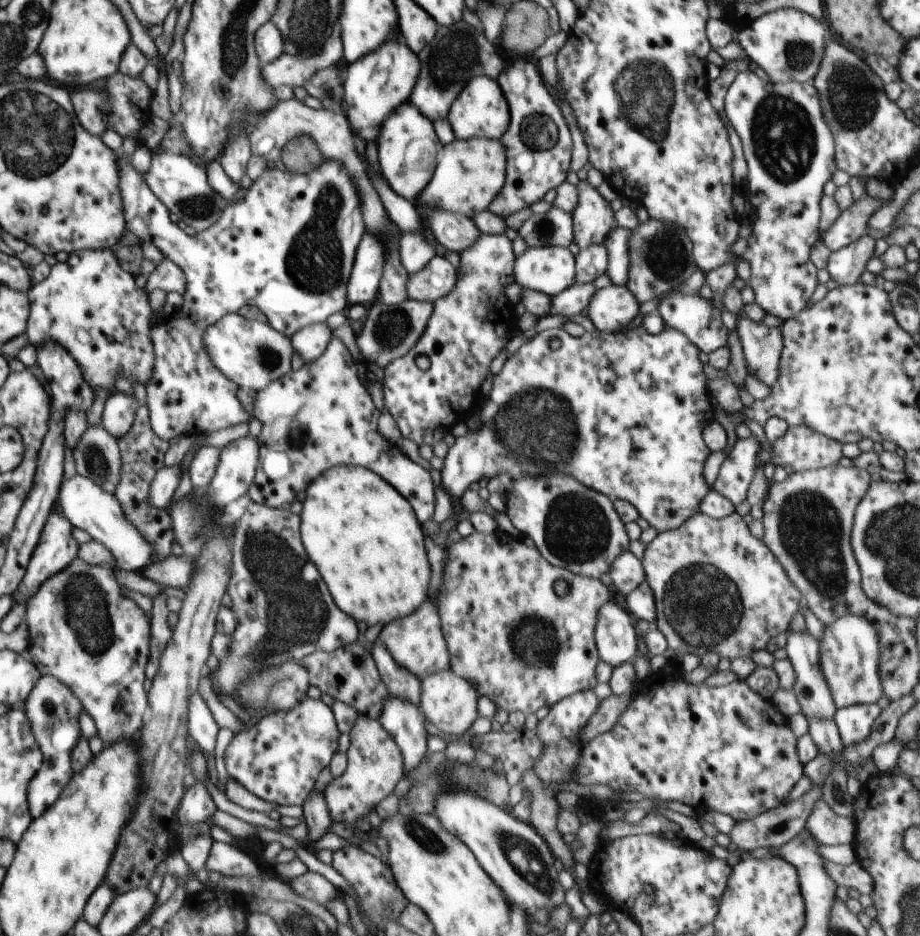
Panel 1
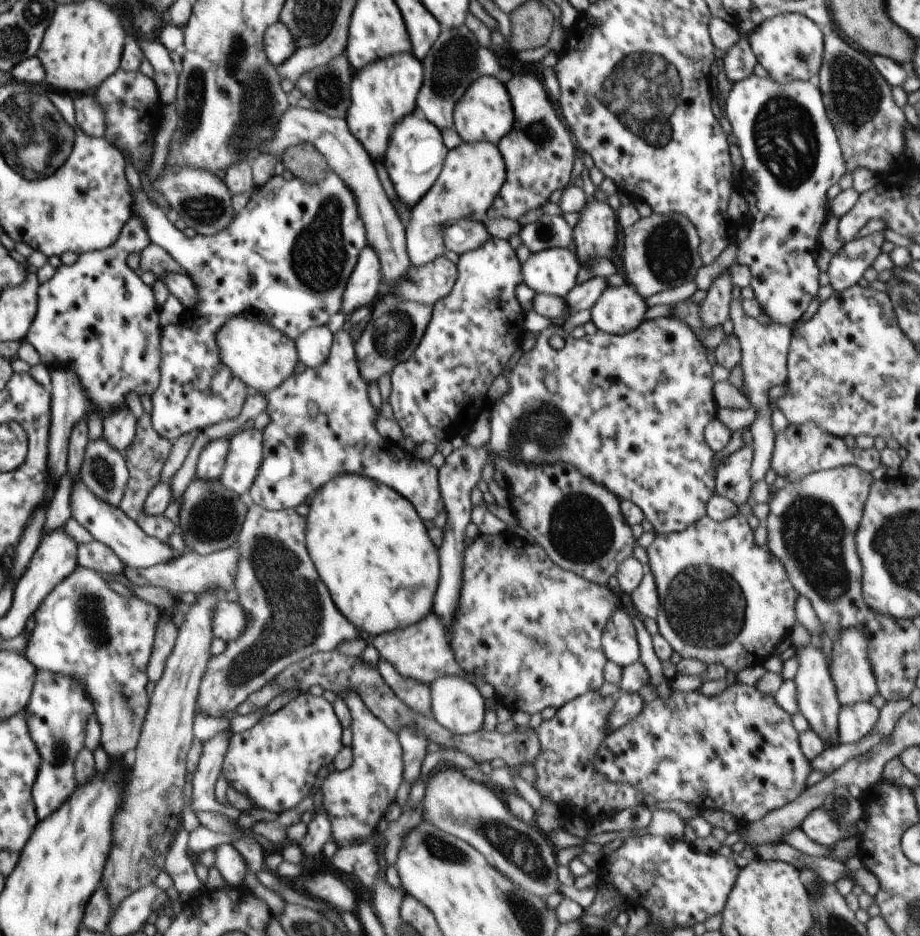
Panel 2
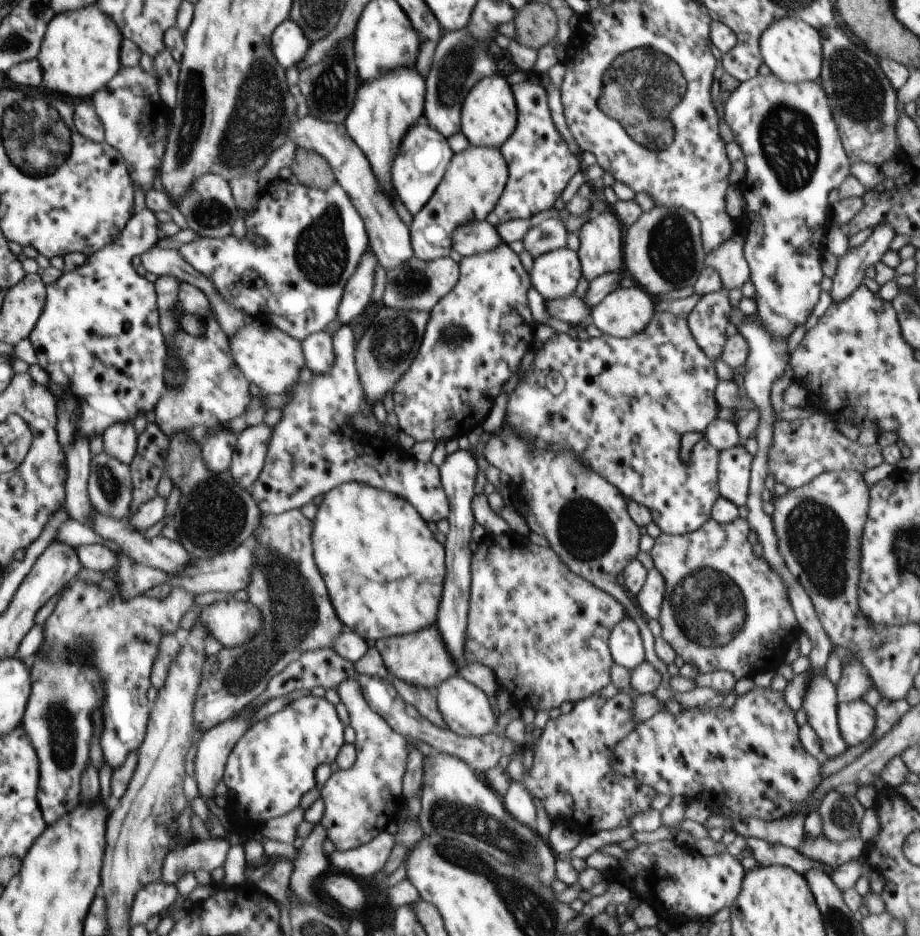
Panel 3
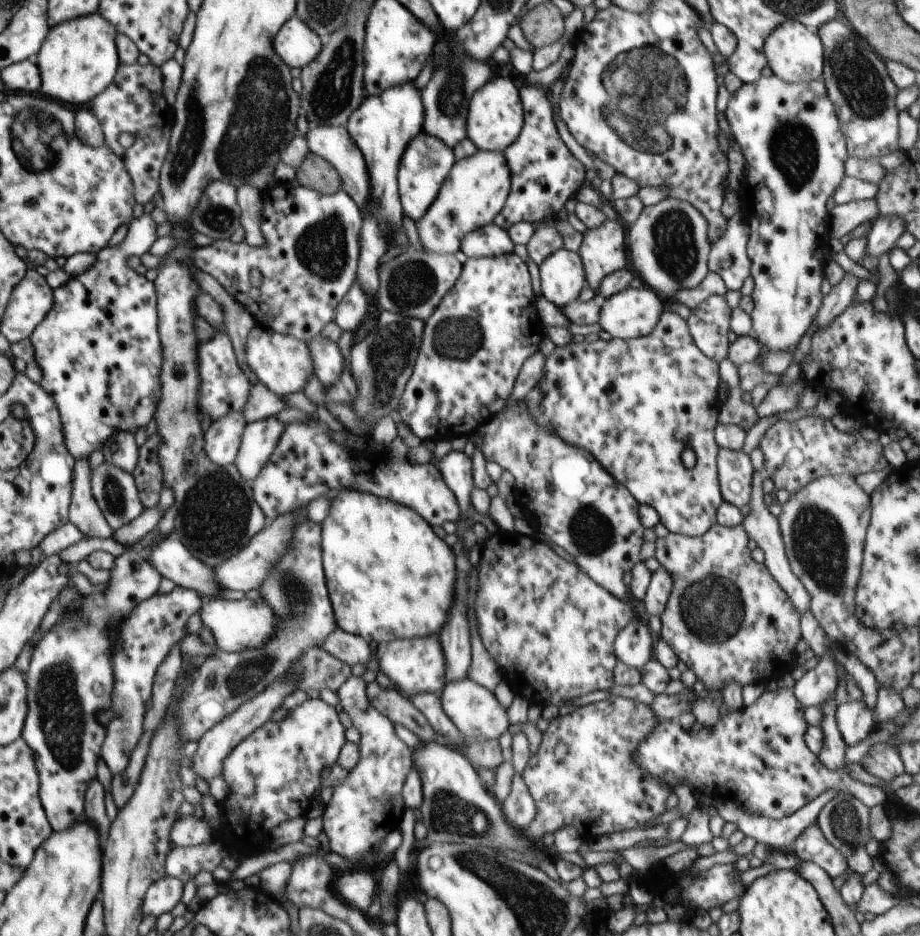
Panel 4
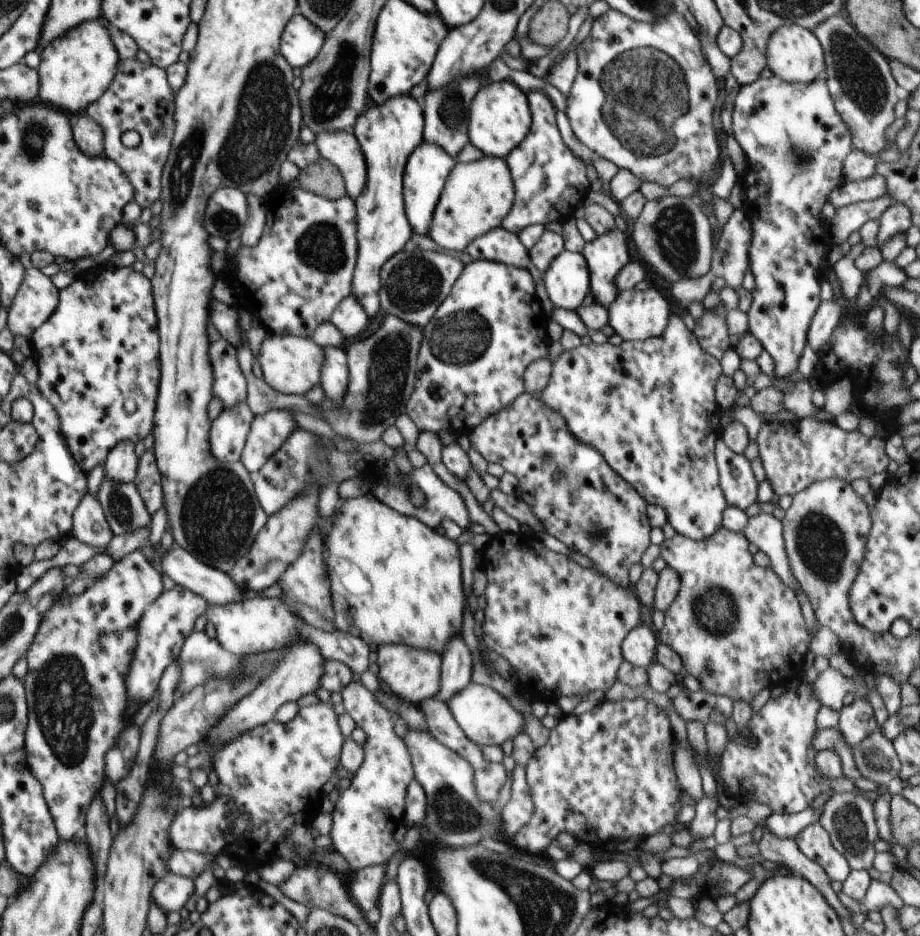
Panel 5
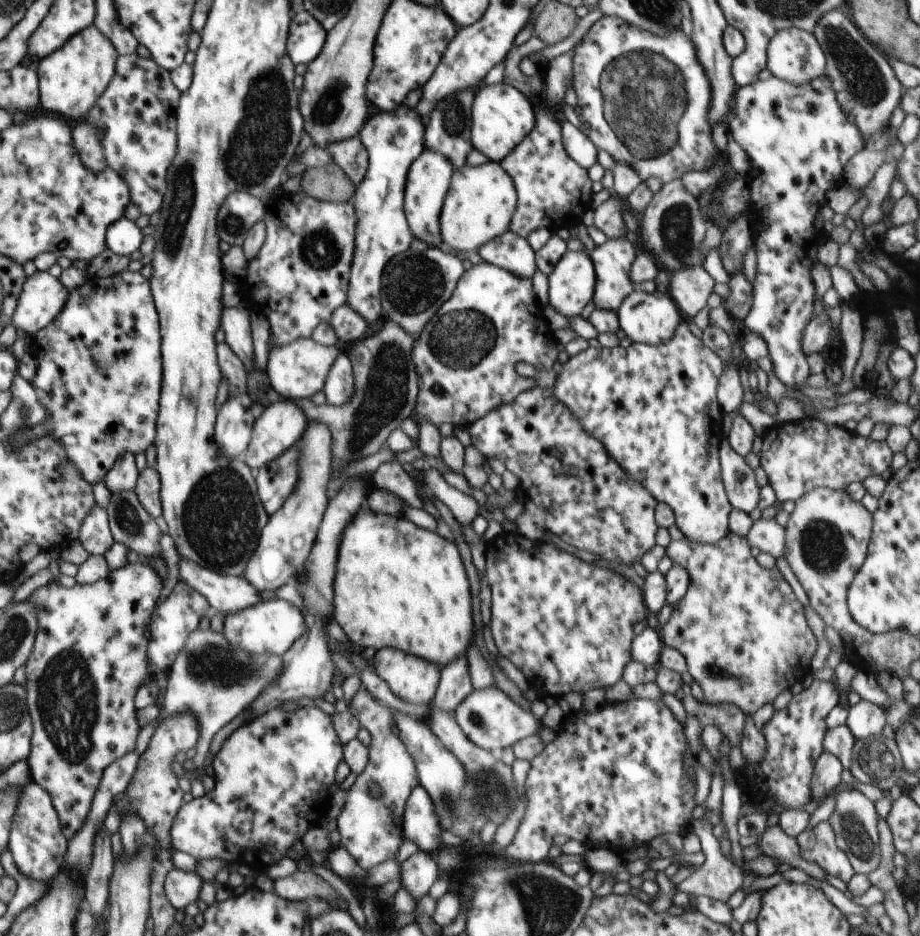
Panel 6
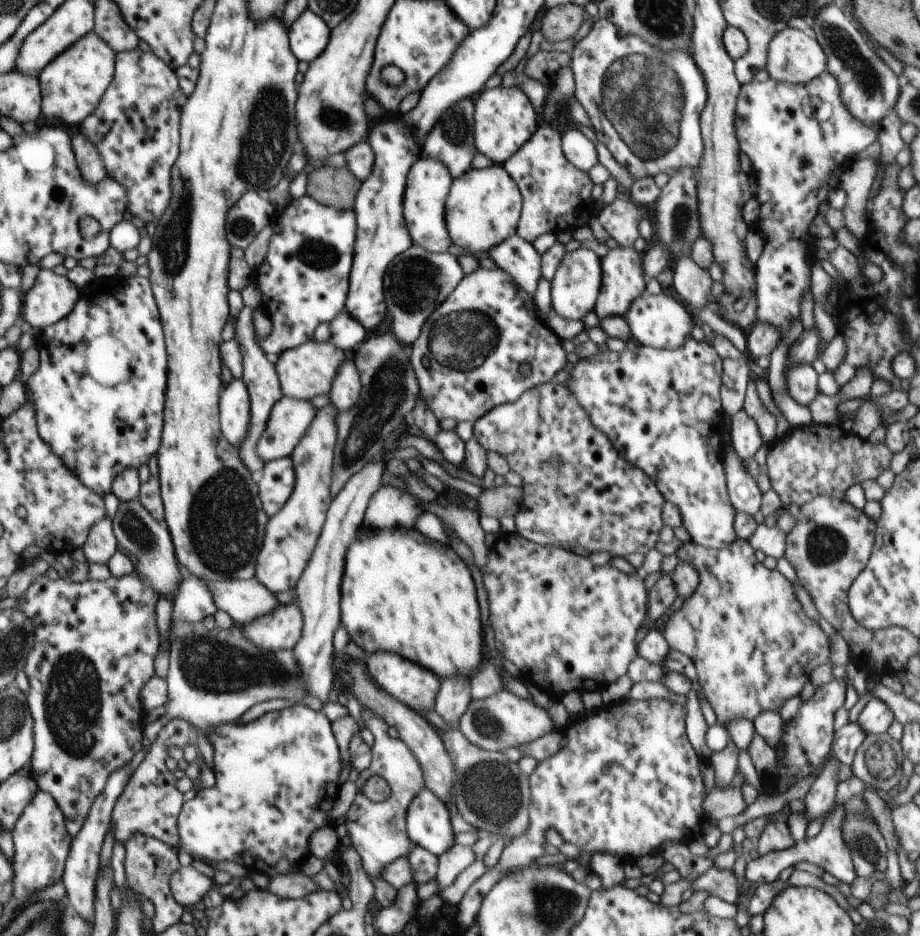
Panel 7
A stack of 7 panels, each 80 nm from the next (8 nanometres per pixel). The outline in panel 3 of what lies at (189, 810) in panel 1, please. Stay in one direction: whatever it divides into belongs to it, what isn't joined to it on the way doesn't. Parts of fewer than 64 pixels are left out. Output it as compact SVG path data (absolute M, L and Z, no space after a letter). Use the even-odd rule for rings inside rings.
M244 709L233 718L214 726L200 735L194 762L199 797L214 799L214 791L223 778L224 768L232 748L252 726L254 712Z

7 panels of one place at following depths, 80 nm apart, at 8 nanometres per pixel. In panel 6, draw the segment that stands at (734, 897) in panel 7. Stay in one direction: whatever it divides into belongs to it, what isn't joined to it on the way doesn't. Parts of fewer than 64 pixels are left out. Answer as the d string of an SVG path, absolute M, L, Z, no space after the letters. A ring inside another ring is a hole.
M694 818L688 822L688 826L700 839L702 851L705 854L705 860L702 866L697 867L695 872L690 874L690 877L680 884L676 884L678 892L685 892L689 895L703 895L709 898L714 898L718 901L728 902L735 892L738 892L744 882L746 874L744 868L734 864L730 859L722 855L719 840L713 832L713 826L706 818Z

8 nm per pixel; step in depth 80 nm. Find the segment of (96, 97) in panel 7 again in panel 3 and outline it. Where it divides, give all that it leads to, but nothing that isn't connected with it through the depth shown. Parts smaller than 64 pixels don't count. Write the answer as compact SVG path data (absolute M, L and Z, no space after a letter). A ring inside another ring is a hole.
M96 4L67 11L49 23L48 33L38 54L43 78L41 89L79 100L90 100L108 85L122 67L121 46L124 35L116 22Z

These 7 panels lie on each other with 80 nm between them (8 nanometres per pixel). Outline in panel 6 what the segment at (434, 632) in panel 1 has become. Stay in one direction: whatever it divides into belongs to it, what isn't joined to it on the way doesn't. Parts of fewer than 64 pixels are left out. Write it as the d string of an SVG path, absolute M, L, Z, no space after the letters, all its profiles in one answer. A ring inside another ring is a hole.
M385 647L372 653L375 663L371 666L374 672L382 679L392 693L406 702L414 704L427 704L433 701L440 677L440 666L432 660L419 658L396 648Z

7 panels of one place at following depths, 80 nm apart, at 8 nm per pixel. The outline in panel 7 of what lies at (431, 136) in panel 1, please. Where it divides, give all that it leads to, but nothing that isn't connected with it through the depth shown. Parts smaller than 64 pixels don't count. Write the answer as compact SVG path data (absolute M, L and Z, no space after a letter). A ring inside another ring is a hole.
M420 158L410 168L404 192L403 214L413 242L428 252L447 252L452 244L446 230L446 200L453 179L448 166L438 158Z

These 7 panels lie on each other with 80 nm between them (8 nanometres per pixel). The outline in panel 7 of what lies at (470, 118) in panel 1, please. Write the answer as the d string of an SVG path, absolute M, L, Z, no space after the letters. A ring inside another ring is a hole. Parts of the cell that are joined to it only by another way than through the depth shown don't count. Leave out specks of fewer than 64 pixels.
M500 85L490 90L483 89L474 99L474 144L481 154L484 154L495 164L504 164L512 154L520 150L520 146L530 141L530 136L537 130L538 116L534 106L522 90L516 87Z

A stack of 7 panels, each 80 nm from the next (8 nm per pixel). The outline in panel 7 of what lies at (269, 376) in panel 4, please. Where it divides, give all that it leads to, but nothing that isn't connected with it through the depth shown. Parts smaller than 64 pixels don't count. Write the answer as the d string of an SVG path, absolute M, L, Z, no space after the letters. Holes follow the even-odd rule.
M314 339L295 348L284 350L280 355L273 358L274 370L276 370L276 376L280 382L282 396L312 401L316 396L328 395L340 364L349 357L349 353L340 350L334 344L320 343Z

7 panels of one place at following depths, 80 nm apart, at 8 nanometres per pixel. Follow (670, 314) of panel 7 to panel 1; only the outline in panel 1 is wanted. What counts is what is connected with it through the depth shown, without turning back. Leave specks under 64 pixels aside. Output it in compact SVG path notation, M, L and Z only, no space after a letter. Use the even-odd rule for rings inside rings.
M610 285L598 289L590 301L588 318L600 332L618 333L636 316L640 304L626 285Z

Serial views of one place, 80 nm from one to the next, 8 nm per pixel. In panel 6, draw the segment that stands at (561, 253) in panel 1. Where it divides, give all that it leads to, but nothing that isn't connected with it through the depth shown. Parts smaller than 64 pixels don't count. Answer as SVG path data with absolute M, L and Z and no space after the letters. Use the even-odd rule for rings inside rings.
M567 251L548 274L549 304L567 318L579 316L593 300L596 272L588 251Z

